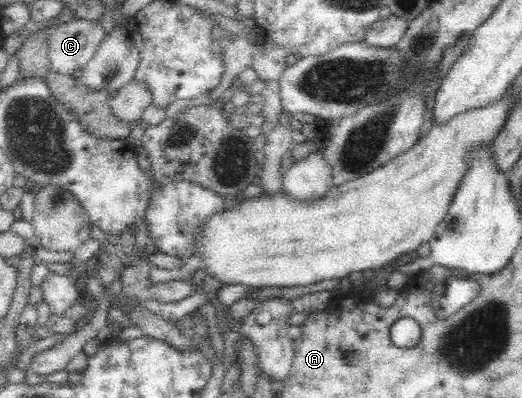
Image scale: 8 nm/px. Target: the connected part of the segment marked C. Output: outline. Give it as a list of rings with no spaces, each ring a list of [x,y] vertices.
[[[76,18],[54,28],[46,40],[50,71],[73,75],[93,59],[105,37],[101,21]]]

